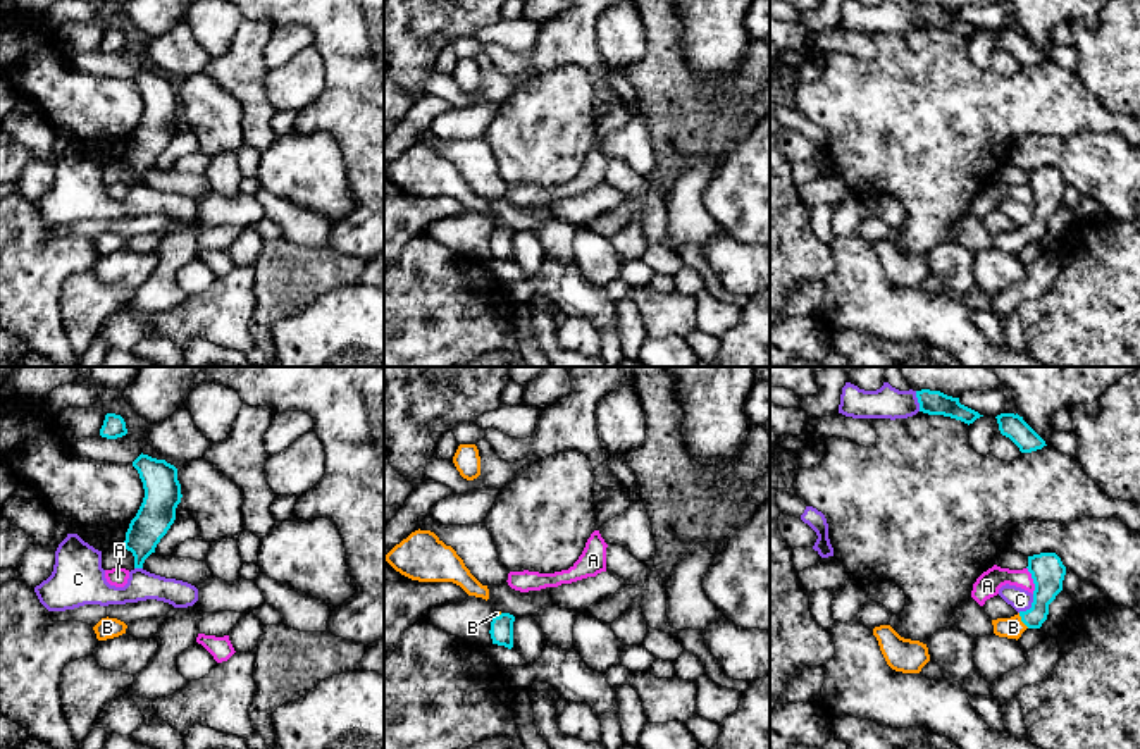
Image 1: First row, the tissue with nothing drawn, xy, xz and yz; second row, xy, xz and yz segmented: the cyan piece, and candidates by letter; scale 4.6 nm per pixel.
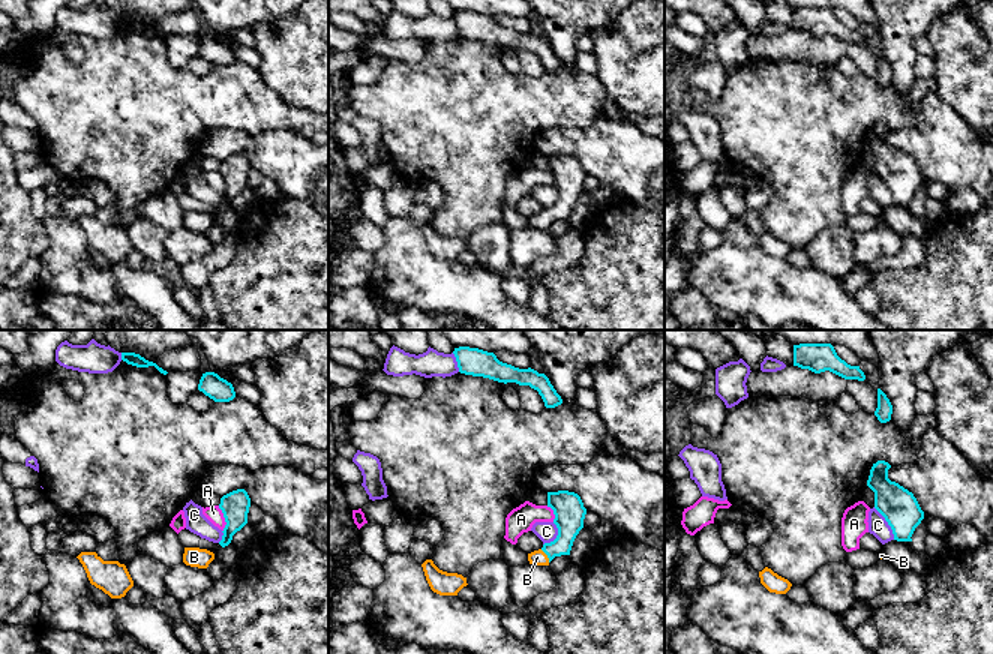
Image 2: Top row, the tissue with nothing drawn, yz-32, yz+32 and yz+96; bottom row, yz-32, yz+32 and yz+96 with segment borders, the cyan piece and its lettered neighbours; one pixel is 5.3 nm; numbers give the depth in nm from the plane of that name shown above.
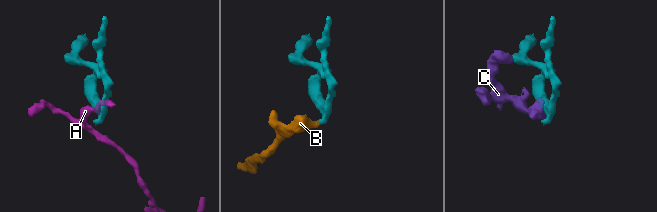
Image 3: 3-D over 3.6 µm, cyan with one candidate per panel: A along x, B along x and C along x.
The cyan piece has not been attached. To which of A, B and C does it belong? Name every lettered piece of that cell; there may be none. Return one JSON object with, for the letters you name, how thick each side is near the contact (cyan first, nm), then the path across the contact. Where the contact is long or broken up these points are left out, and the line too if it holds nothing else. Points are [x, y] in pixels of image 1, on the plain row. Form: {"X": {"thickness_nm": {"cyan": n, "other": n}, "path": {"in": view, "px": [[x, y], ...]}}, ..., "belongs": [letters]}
{"B": {"thickness_nm": {"cyan": 150, "other": 100}, "path": {"in": "yz", "px": [[1047, 188], [1040, 219], [1022, 235], [1013, 241]]}}, "belongs": ["B"]}

